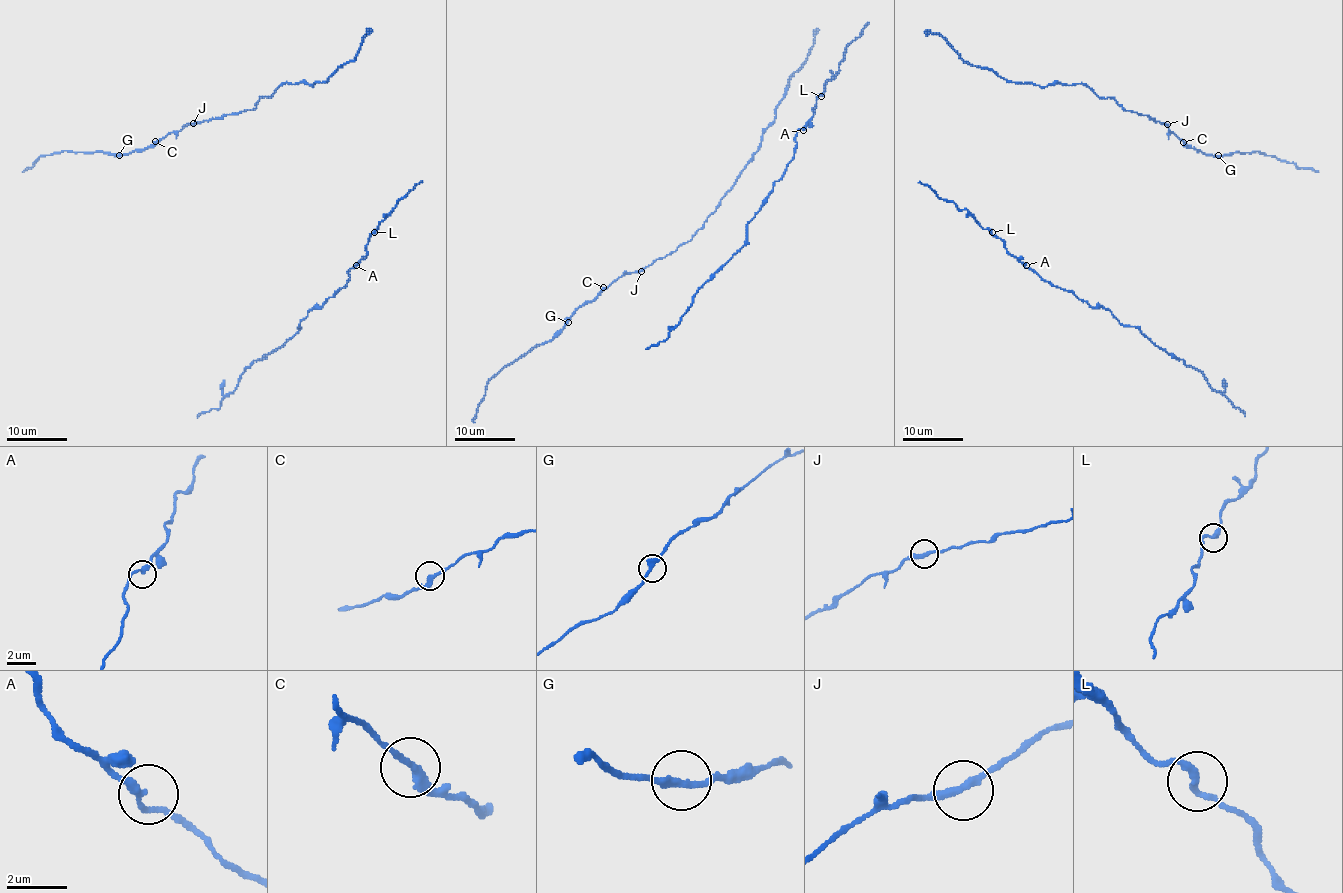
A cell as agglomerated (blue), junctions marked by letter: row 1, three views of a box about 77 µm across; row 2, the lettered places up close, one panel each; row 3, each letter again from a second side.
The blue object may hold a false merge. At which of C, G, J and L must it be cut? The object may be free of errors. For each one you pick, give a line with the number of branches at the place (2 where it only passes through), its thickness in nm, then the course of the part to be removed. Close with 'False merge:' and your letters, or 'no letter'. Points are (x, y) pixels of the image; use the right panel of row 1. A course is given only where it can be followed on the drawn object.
False merge: no letter

